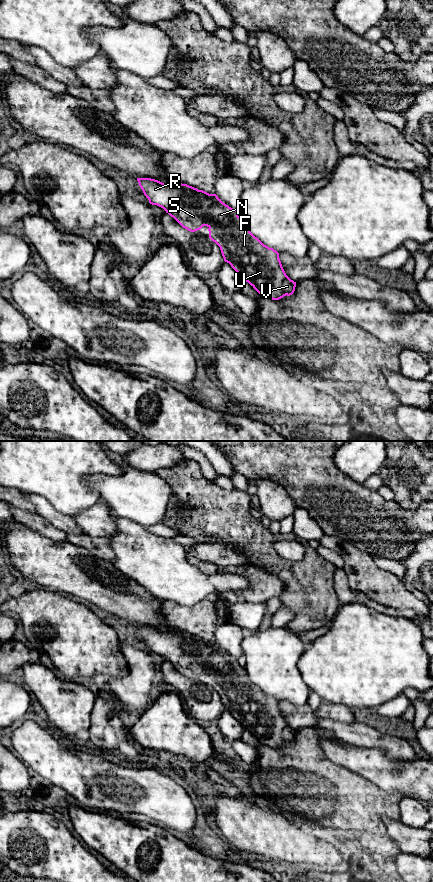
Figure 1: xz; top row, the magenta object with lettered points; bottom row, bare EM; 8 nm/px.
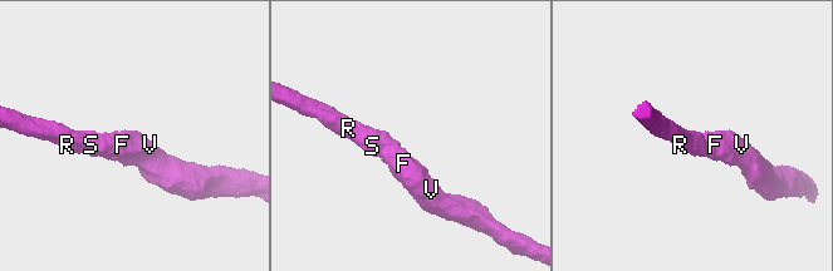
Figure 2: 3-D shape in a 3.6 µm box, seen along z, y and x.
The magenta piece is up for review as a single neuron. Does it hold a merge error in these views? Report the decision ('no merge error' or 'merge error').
no merge error

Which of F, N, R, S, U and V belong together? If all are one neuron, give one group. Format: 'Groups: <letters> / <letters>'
Groups: F N R S U V

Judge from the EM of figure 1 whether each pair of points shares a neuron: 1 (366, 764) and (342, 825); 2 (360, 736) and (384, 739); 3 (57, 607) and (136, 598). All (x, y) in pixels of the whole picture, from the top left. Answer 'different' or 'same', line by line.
1: different
2: same
3: different

